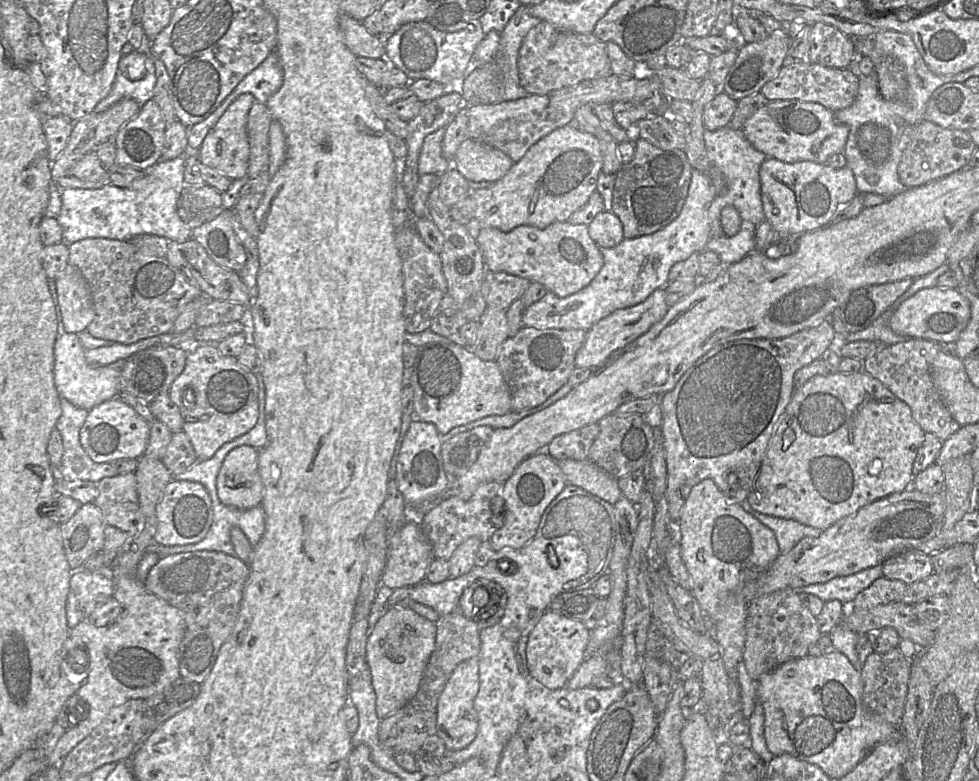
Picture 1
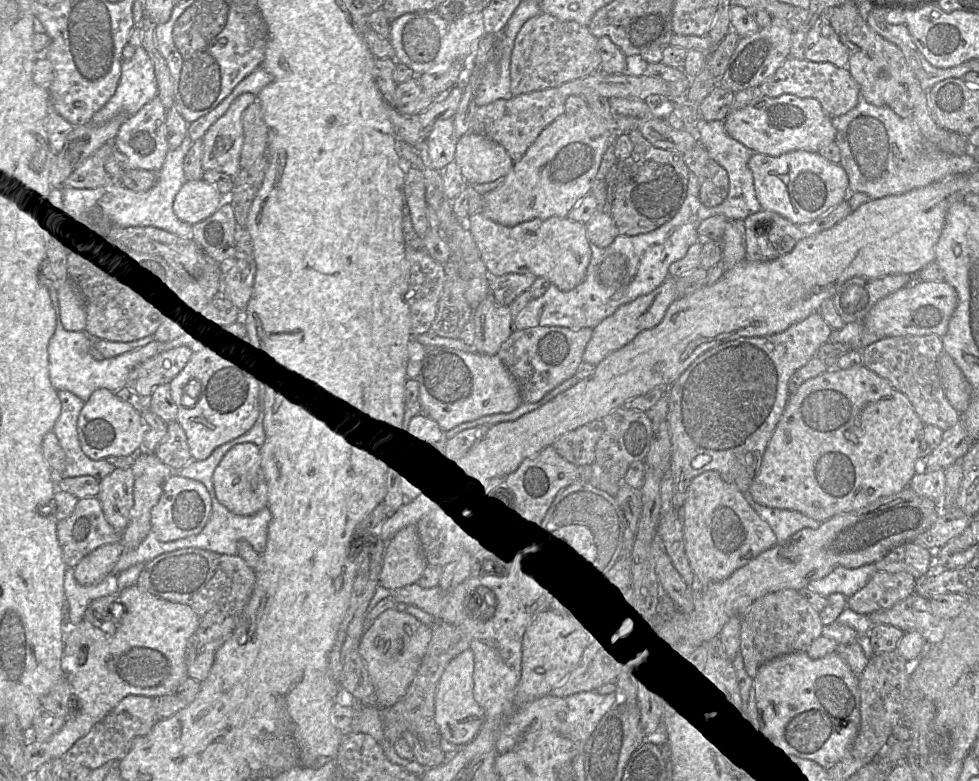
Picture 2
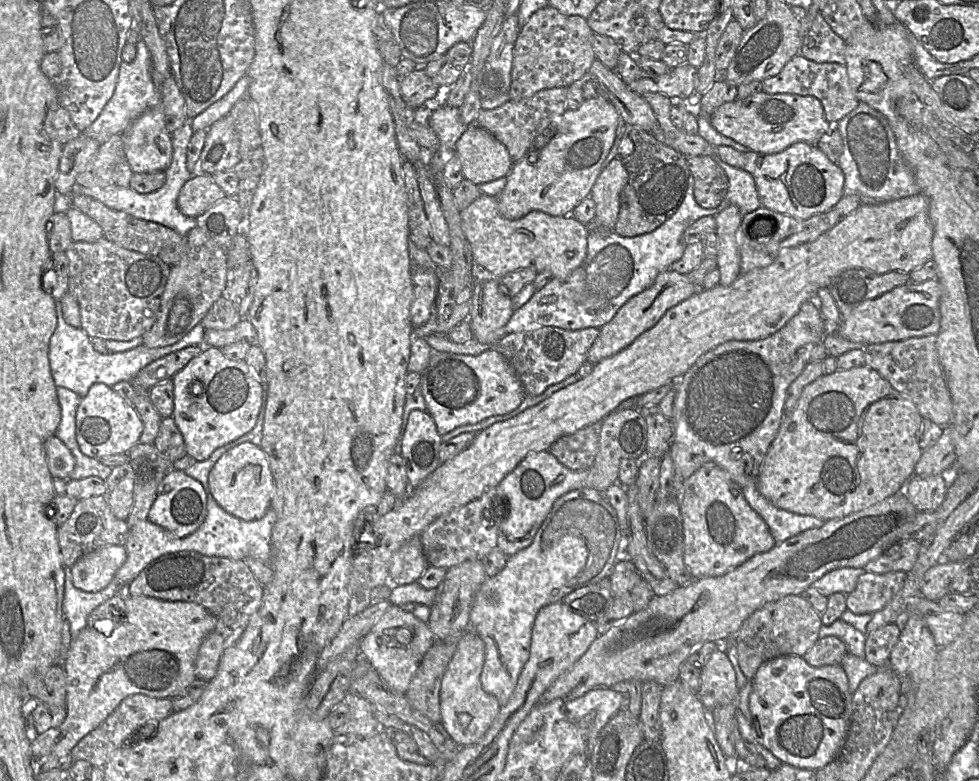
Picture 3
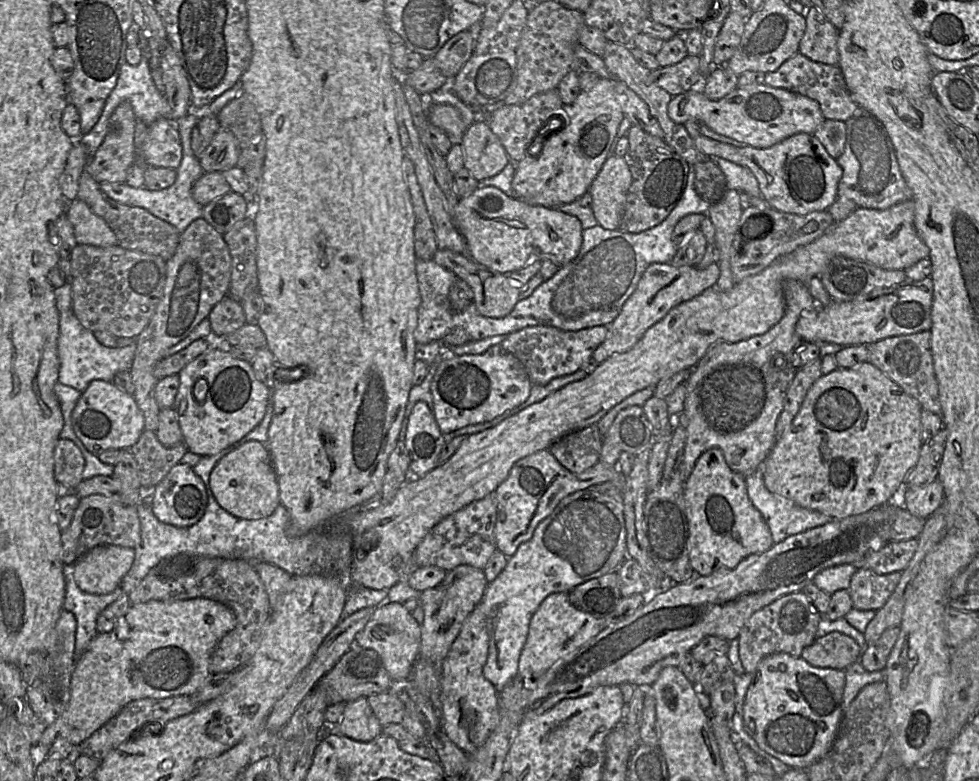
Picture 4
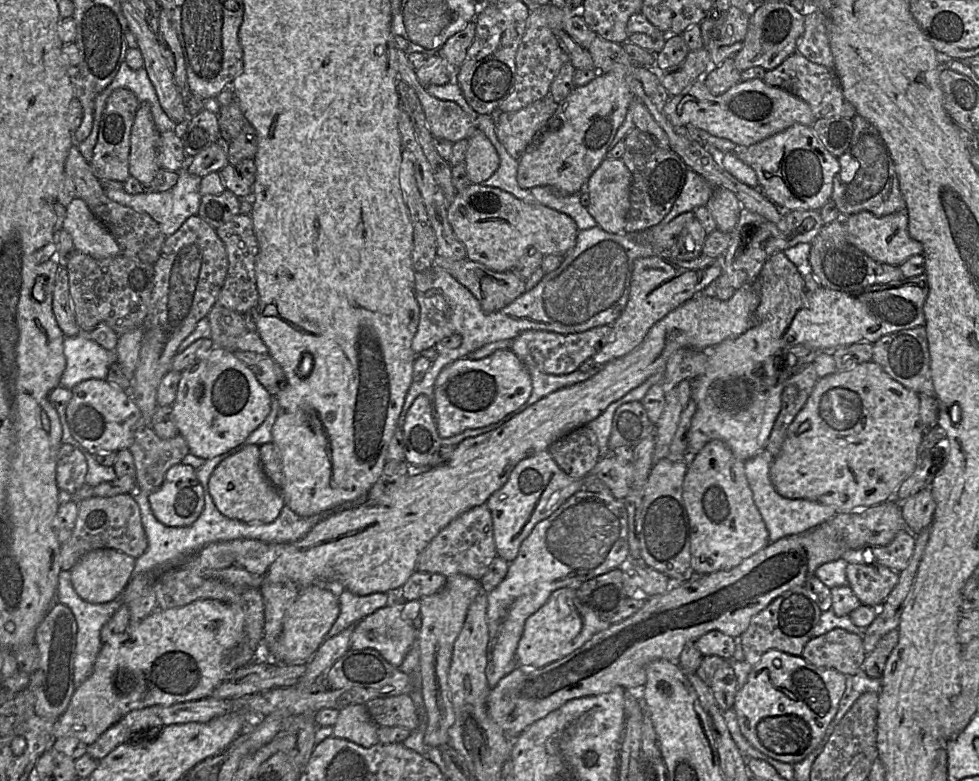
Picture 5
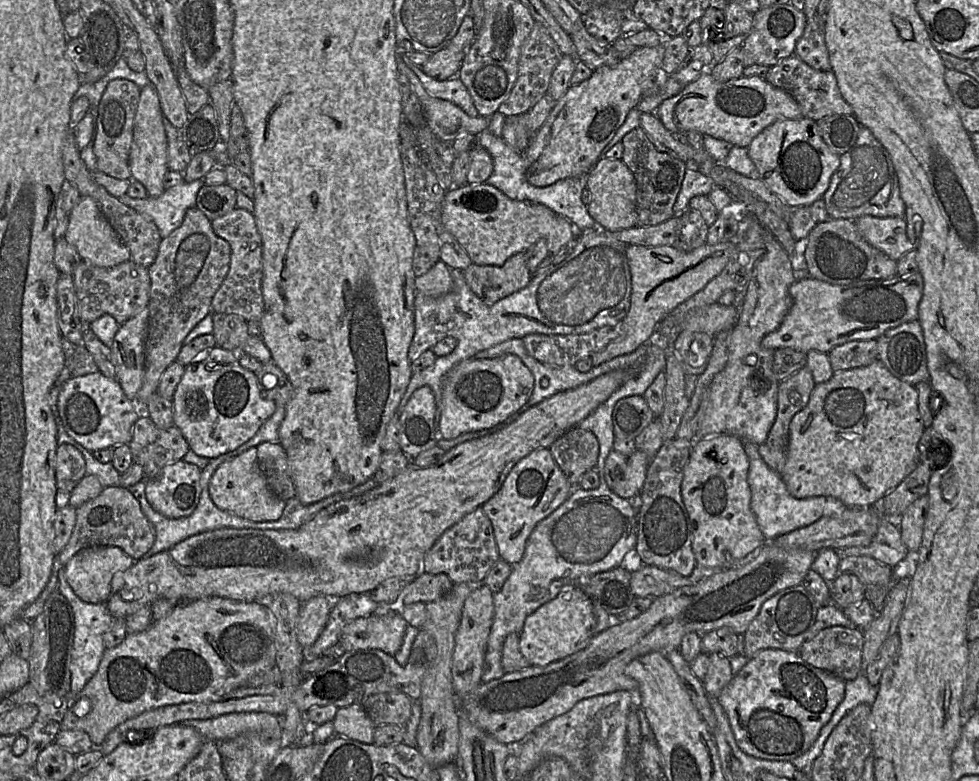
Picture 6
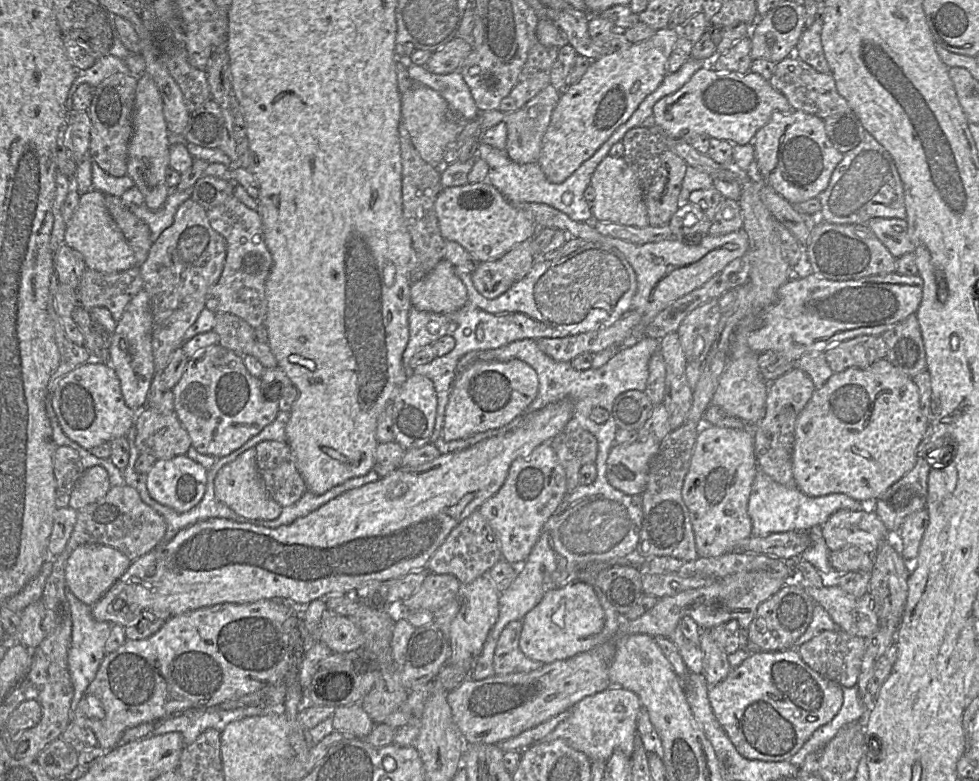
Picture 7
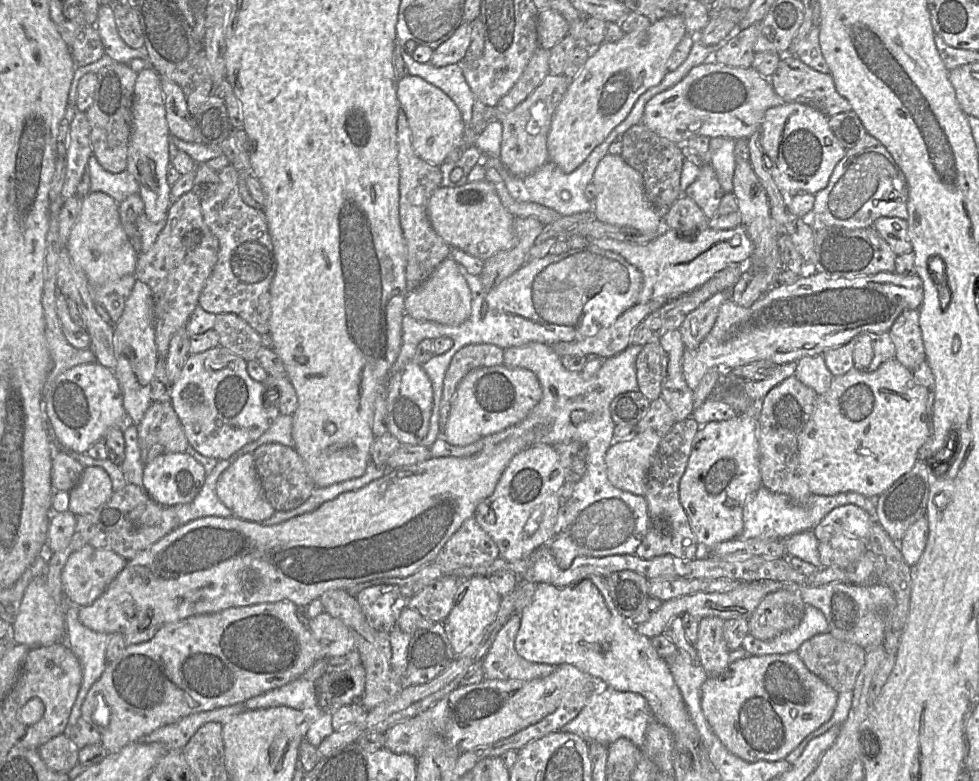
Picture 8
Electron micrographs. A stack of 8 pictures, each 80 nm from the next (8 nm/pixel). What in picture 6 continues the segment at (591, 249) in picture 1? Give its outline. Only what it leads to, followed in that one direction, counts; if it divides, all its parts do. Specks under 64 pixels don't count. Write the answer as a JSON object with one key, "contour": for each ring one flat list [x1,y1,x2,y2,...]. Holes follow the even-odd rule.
{"contour":[[466,184,446,191,441,211,444,228,476,265,502,266,512,255,545,238,549,255,576,239,575,226,565,217,539,203,513,200,488,184]]}

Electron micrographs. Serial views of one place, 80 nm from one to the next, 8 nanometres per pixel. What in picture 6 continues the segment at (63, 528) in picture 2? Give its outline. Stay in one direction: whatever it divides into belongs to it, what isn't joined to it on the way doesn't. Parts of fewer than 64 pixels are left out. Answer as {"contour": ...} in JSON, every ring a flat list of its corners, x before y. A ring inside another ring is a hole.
{"contour":[[108,486,104,487,97,497,77,508,72,535,57,555,57,560,64,566,80,550,100,545,117,546,134,560,138,560,153,546,155,537,154,526,143,513,139,501,131,491,121,486]]}

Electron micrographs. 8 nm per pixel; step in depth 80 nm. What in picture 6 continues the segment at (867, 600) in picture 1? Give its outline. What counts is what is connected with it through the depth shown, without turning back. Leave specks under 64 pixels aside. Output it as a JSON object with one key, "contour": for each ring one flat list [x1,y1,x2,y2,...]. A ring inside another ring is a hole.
{"contour":[[848,556,839,560,840,574,854,574,860,582,868,585,891,585,894,569,870,556]]}

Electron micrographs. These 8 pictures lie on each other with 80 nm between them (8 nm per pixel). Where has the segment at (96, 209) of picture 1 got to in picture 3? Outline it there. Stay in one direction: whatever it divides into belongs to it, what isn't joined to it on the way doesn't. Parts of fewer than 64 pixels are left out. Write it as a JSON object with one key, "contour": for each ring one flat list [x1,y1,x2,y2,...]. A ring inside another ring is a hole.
{"contour":[[187,119,183,126,172,134,173,155,169,167,164,171,166,176,165,183,160,189,154,192,144,194,138,193,131,187,121,188,117,185,108,187,83,187,75,183,71,195,83,194,92,197,113,210,123,211,136,218,161,224,175,230,182,237,186,237,191,229,197,227,197,221,196,218,185,216,180,212,177,199,183,185,194,176,187,169,186,165,187,148,192,135,193,130,190,119]]}

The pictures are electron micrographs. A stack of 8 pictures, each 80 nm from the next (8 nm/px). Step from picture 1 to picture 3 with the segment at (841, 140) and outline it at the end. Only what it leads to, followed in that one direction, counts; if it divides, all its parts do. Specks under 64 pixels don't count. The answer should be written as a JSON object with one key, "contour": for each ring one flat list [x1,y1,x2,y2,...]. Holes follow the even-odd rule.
{"contour":[[764,91,722,104,709,119,719,133,752,151,764,154,781,152,796,142,818,145,822,135,834,126,826,120,818,98,791,93,769,94]]}

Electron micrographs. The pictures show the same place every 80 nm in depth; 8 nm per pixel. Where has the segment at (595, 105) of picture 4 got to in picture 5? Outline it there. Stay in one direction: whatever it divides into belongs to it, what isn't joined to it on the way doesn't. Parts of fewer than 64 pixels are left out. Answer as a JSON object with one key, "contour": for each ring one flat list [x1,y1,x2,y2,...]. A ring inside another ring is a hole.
{"contour":[[626,70,598,73,589,83,573,88,568,97,558,104,553,116,561,120,561,126,558,129,543,126,520,158,518,185,523,189,550,186,563,195,581,191,606,158,608,147,634,98,626,81]]}

